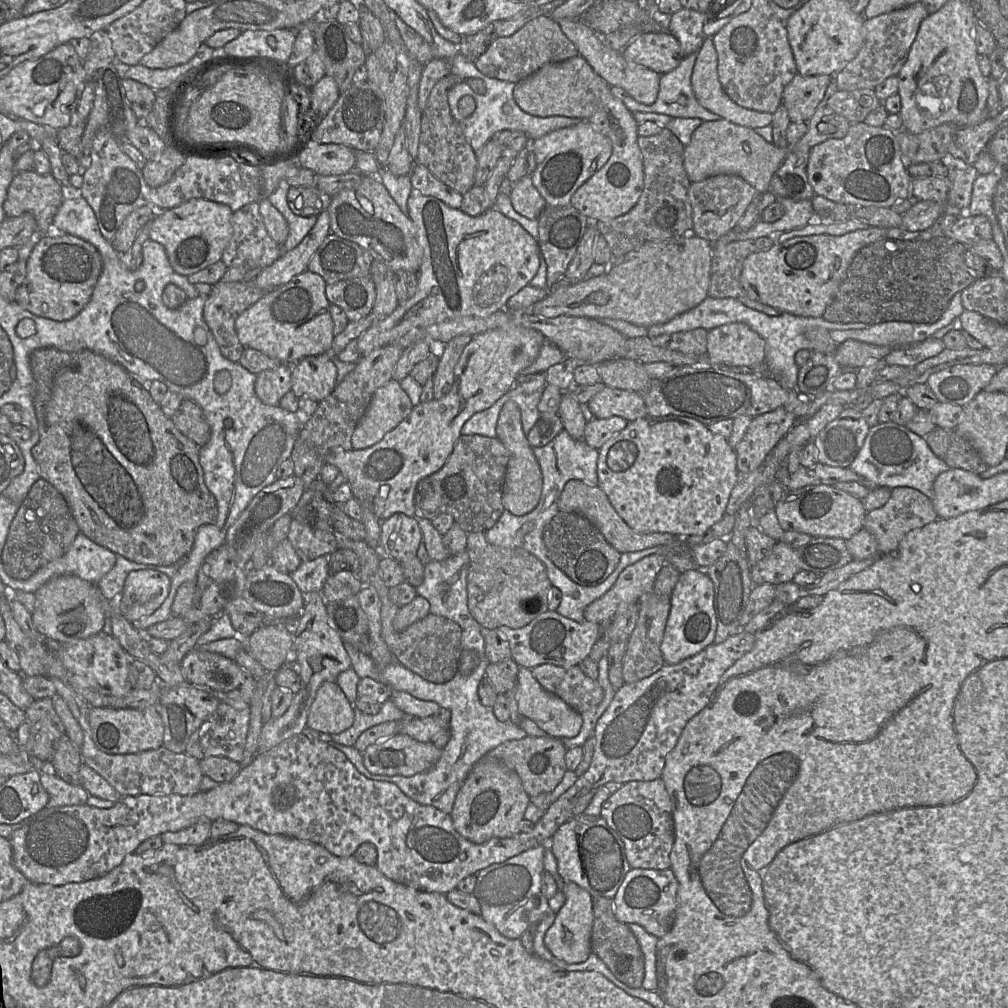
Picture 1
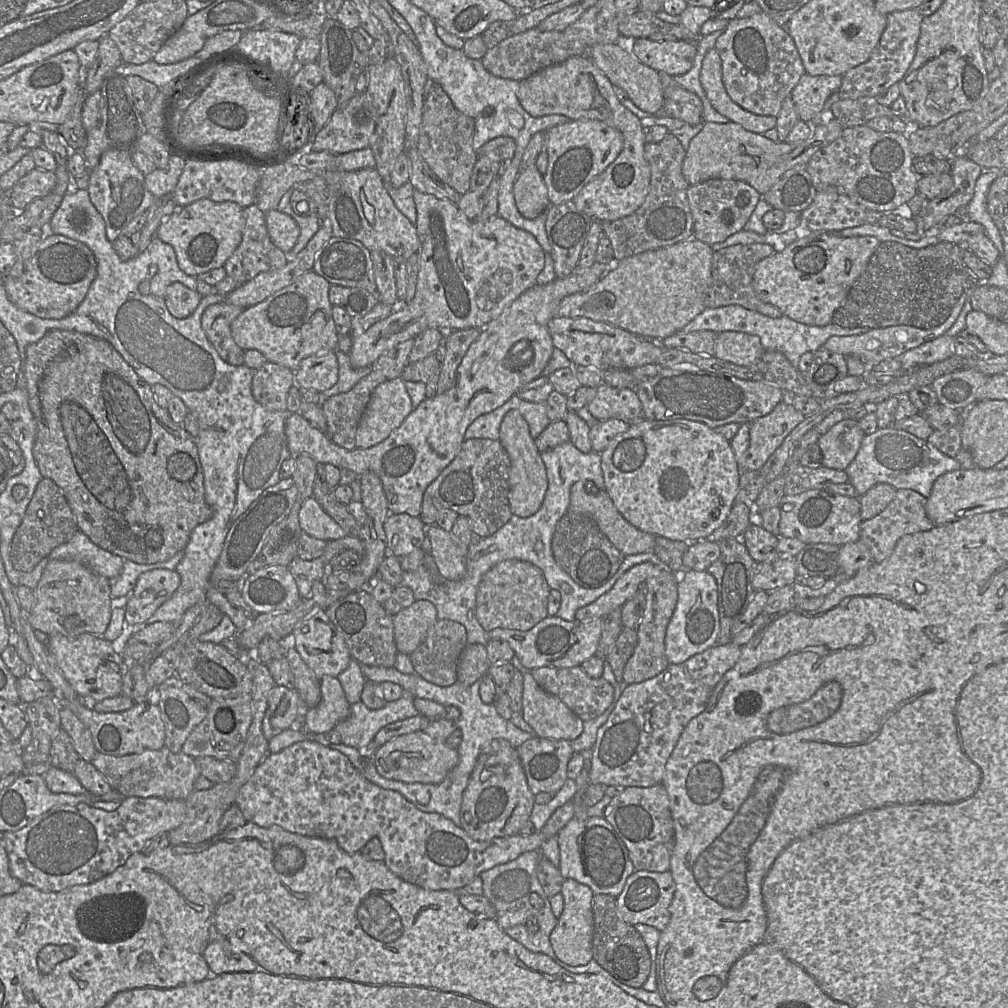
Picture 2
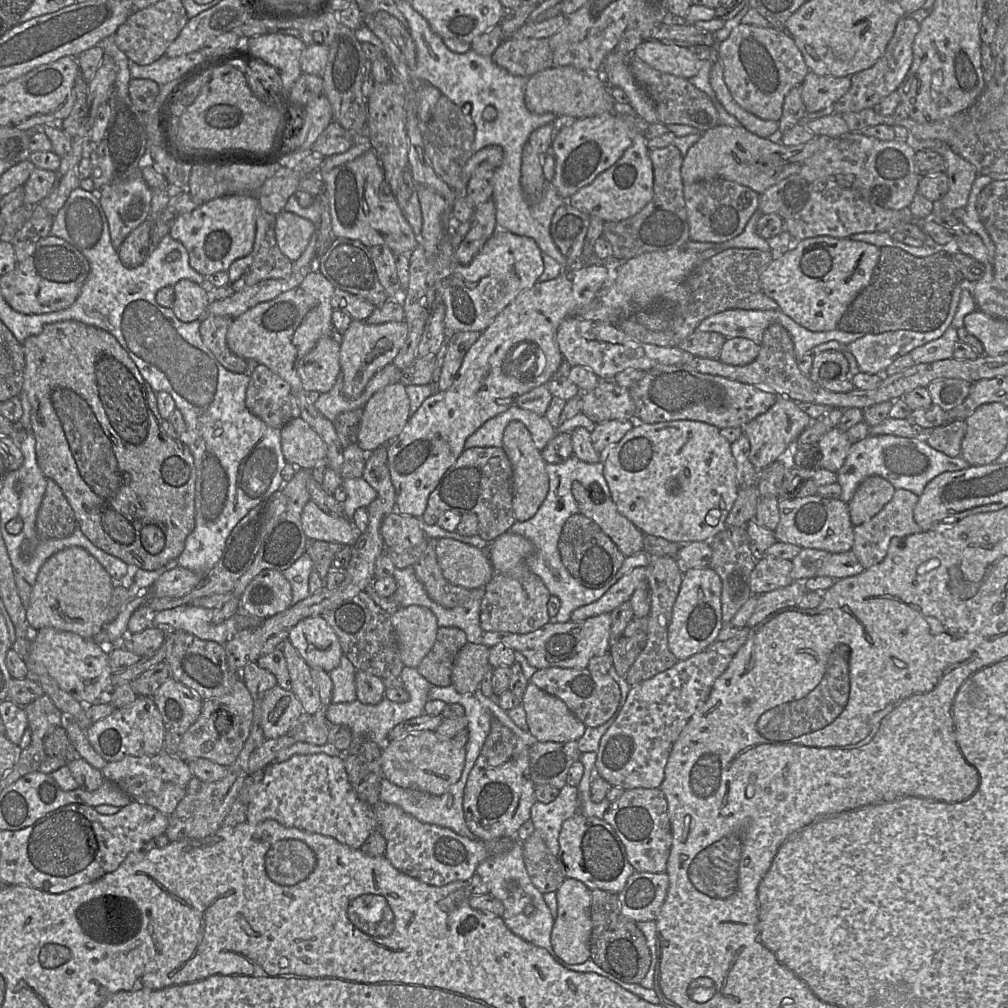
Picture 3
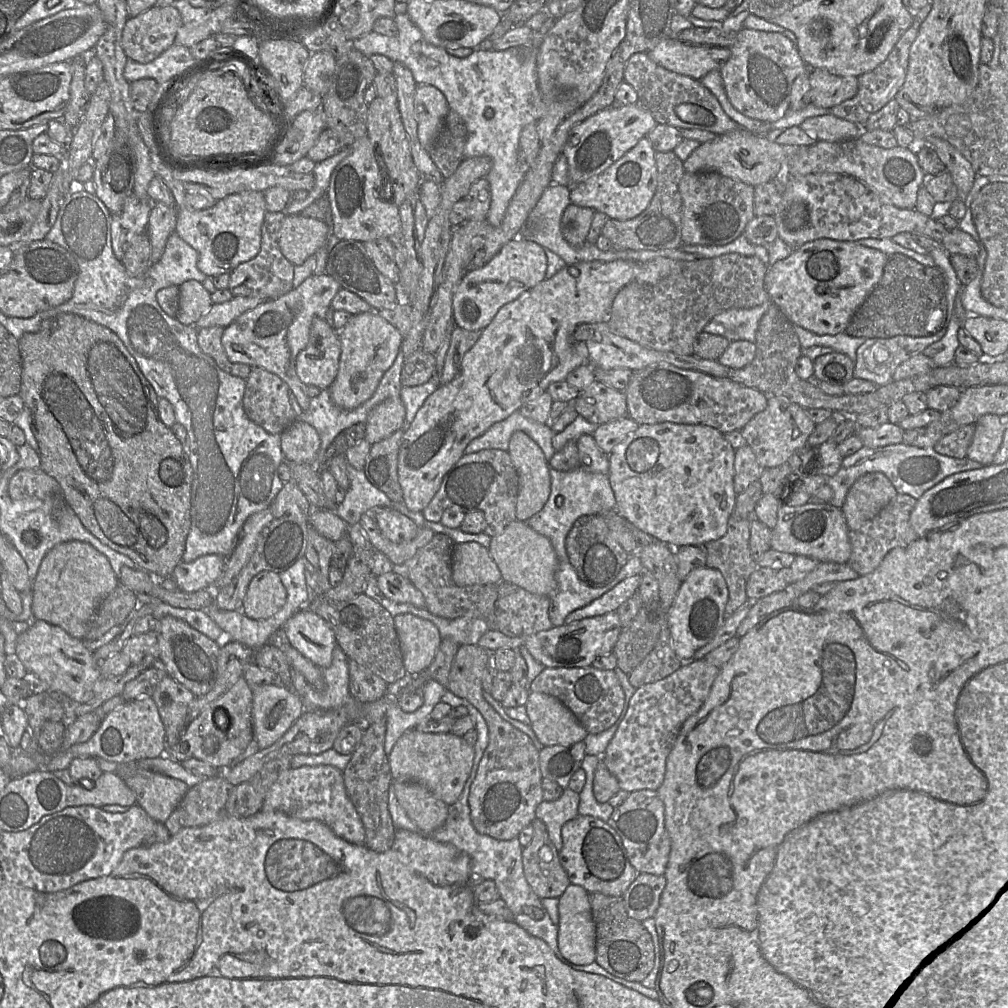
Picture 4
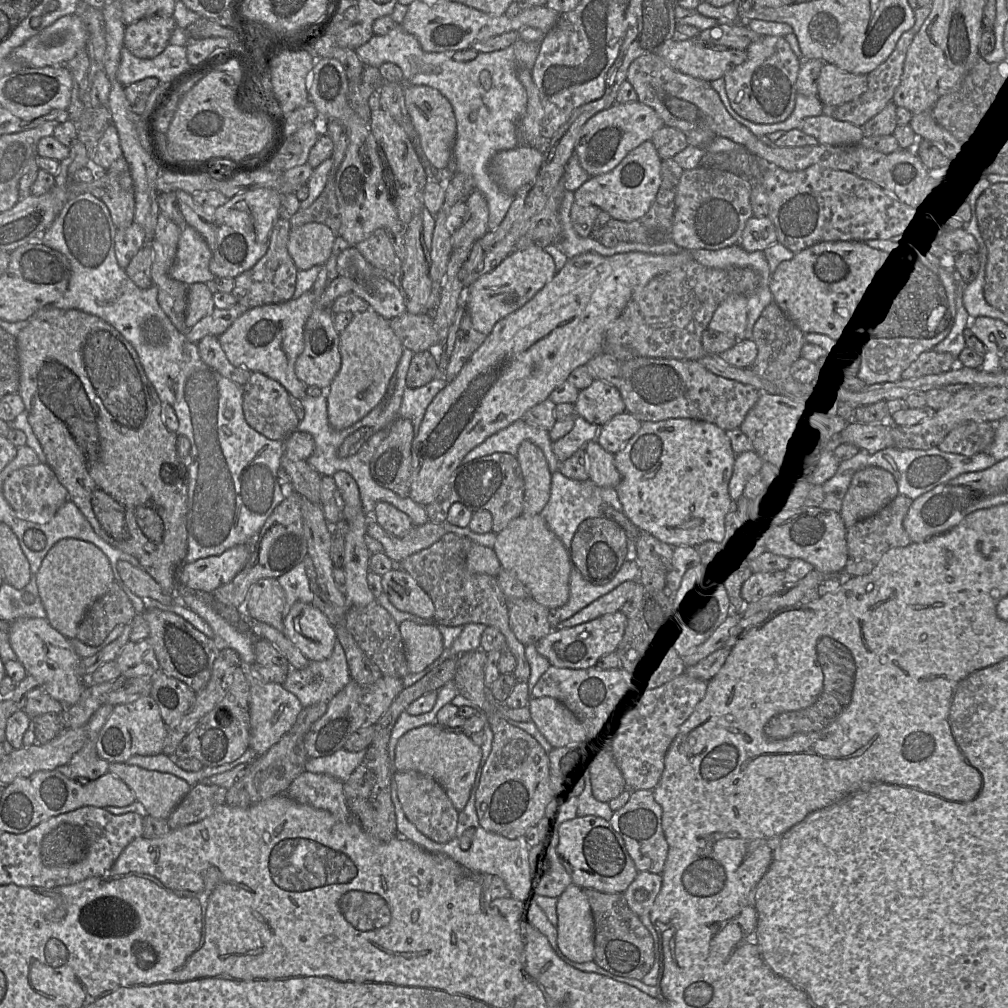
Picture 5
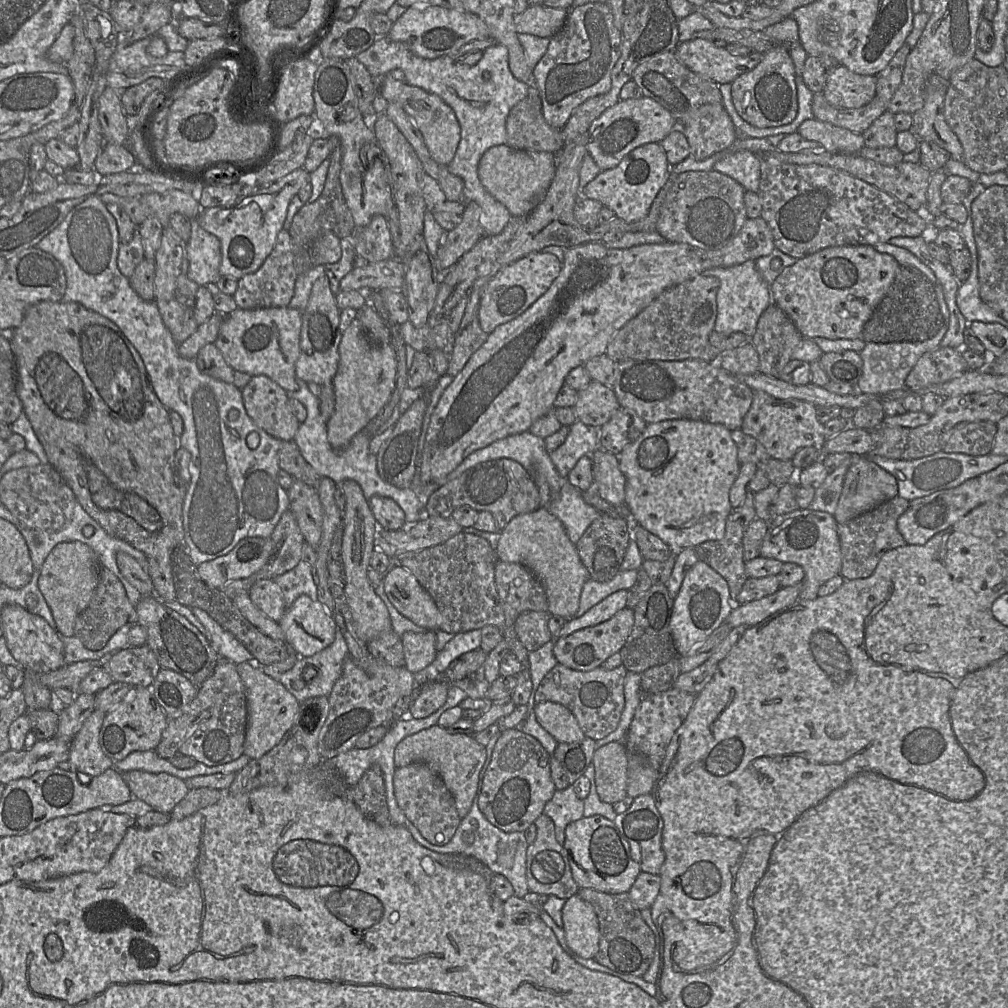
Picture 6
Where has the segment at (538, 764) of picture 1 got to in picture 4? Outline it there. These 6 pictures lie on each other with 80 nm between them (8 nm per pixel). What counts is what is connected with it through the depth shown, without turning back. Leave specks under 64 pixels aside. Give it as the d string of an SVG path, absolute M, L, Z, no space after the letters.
M584 741L569 746L544 746L539 750L541 775L565 789L572 775L581 767L585 755Z

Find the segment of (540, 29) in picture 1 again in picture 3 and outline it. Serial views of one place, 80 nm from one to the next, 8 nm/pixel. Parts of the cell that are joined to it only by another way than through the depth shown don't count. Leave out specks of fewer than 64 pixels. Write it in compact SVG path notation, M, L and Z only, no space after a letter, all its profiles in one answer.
M513 38L503 40L491 55L499 67L512 75L530 77L553 66L548 38Z

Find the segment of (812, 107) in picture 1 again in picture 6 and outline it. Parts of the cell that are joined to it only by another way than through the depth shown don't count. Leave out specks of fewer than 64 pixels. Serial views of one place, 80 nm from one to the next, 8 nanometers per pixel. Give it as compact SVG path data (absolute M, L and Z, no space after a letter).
M839 65L828 76L822 93L834 107L860 108L874 98L876 79L873 75L857 74Z

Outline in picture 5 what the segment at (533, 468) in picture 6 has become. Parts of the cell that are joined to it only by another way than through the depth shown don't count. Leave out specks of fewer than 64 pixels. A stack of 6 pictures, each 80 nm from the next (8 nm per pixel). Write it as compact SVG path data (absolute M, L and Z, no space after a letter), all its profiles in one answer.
M519 419L508 427L488 437L473 448L462 459L463 464L493 453L508 453L516 457L520 444L528 440L538 446L544 453L553 474L558 471L559 460L552 449L550 431L529 425L524 419Z

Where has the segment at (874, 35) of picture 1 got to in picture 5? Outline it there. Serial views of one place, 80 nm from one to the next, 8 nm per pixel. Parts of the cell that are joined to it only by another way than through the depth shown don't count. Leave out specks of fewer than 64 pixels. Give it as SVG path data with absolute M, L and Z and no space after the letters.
M908 30L901 35L889 57L866 76L867 89L863 94L857 99L842 105L823 105L823 115L862 127L867 121L882 111L886 105L892 101L894 92L900 83L906 54L914 36L915 34L912 33L911 30Z

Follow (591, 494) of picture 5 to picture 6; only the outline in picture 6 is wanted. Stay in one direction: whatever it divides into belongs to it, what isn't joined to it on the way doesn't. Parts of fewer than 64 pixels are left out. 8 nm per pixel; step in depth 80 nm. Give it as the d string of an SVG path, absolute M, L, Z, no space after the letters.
M563 479L559 497L551 500L547 508L563 523L569 539L574 544L601 515L596 508L585 502L582 491L567 479Z

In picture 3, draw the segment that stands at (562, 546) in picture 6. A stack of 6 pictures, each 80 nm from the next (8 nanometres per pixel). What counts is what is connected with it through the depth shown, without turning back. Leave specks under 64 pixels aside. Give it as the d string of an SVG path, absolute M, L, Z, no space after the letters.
M507 531L493 540L486 552L496 573L508 573L524 564L533 550L534 546L528 539Z

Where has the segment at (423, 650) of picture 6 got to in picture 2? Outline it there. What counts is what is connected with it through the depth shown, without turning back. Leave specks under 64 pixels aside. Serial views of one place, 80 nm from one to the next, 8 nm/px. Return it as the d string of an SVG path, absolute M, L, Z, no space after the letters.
M415 600L392 616L398 653L410 655L426 638L437 621L436 608L427 600Z

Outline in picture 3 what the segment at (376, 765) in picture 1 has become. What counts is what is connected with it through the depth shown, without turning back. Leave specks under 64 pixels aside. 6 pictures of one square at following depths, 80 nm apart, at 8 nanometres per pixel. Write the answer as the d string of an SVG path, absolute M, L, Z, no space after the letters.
M420 731L389 741L382 749L381 766L384 778L397 786L417 789L431 795L441 795L460 779L465 759L465 747L456 747L452 739L441 737L434 731Z

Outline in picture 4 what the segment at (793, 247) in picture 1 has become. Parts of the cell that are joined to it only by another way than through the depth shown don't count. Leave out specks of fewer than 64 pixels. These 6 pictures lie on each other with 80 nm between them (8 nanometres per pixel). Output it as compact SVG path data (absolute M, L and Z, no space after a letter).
M817 239L794 249L790 256L769 265L764 285L773 304L794 325L817 335L836 335L847 328L852 316L880 281L887 255L856 241Z

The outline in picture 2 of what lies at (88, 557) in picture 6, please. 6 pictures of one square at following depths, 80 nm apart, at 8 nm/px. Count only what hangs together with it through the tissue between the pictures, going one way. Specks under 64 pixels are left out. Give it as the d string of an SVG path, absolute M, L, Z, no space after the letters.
M52 560L35 589L36 603L28 615L37 638L47 642L48 636L54 634L67 637L82 634L102 636L114 607L111 581L77 561Z

